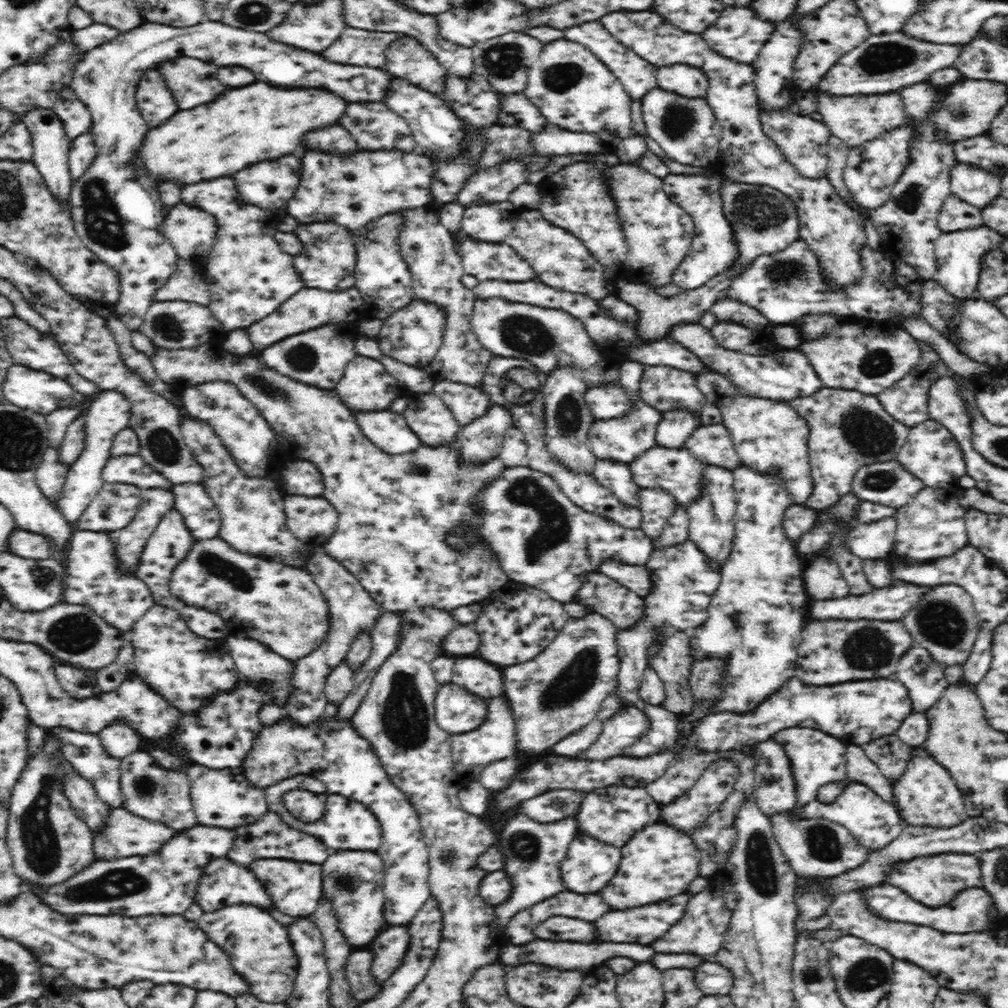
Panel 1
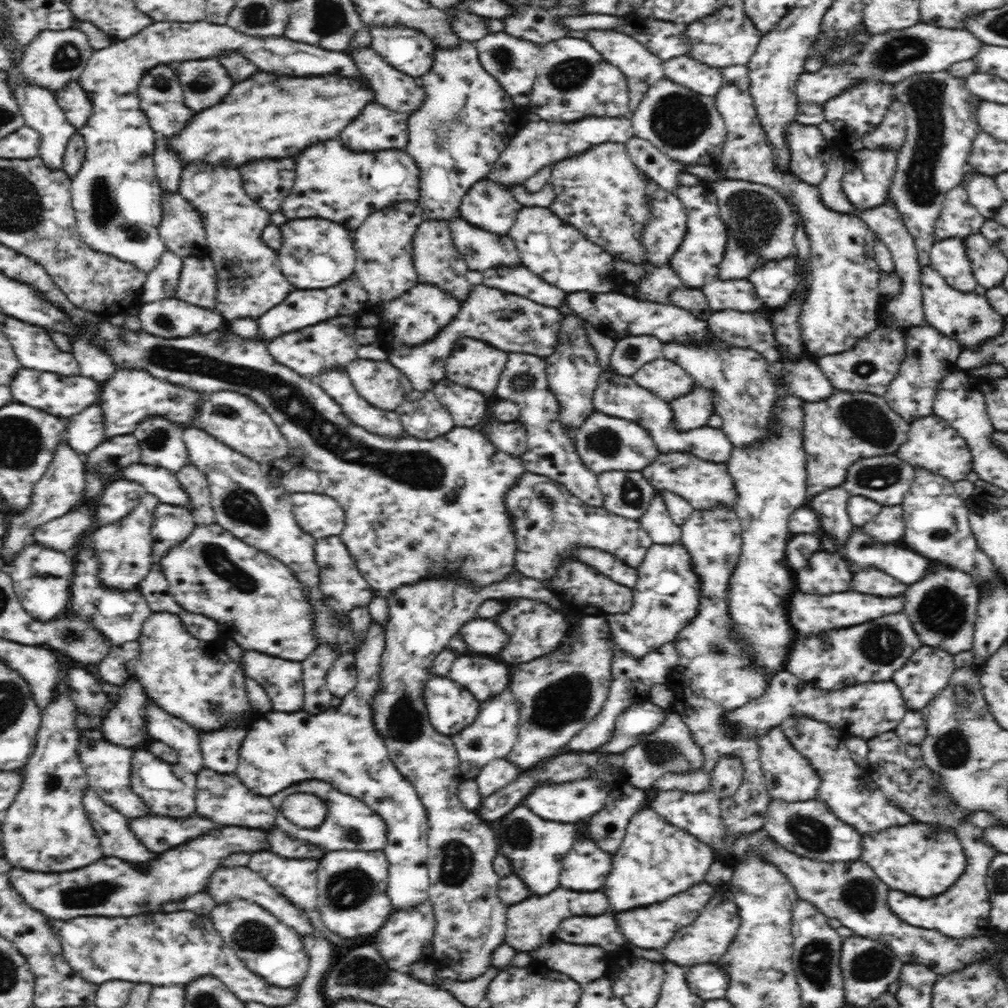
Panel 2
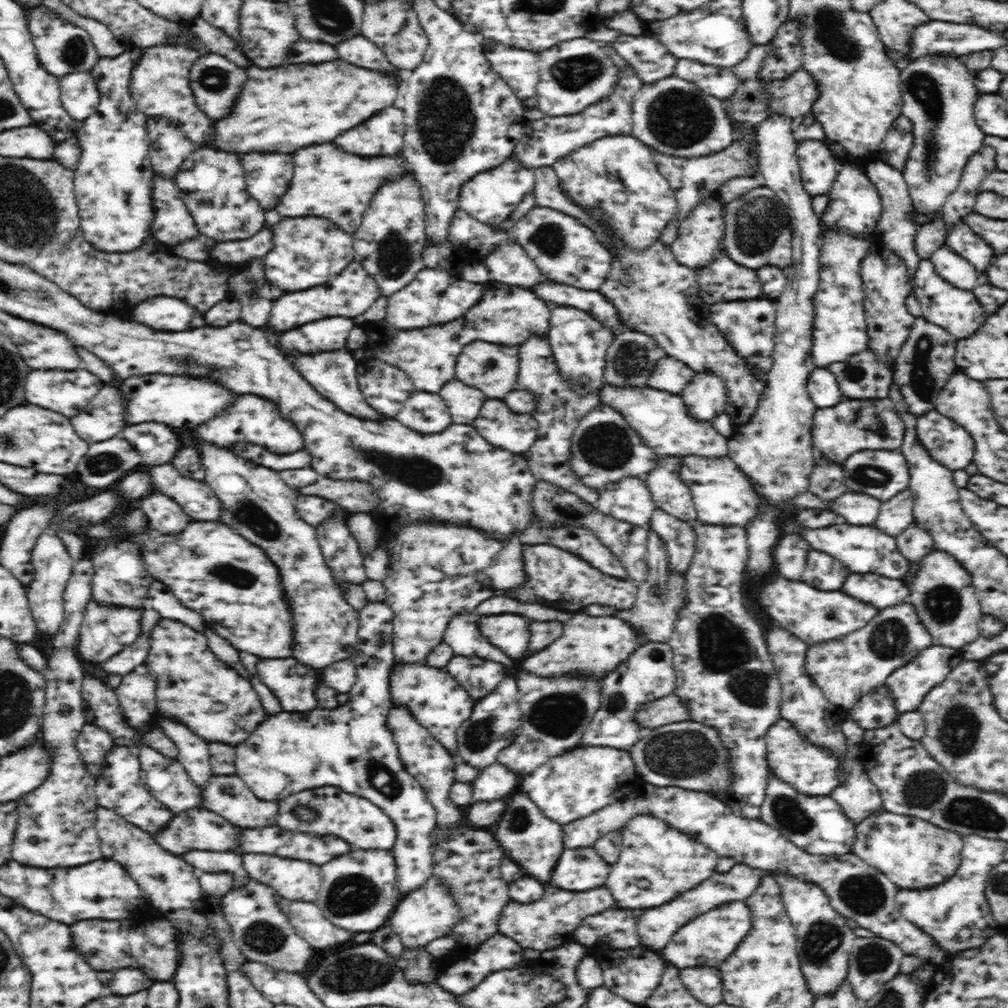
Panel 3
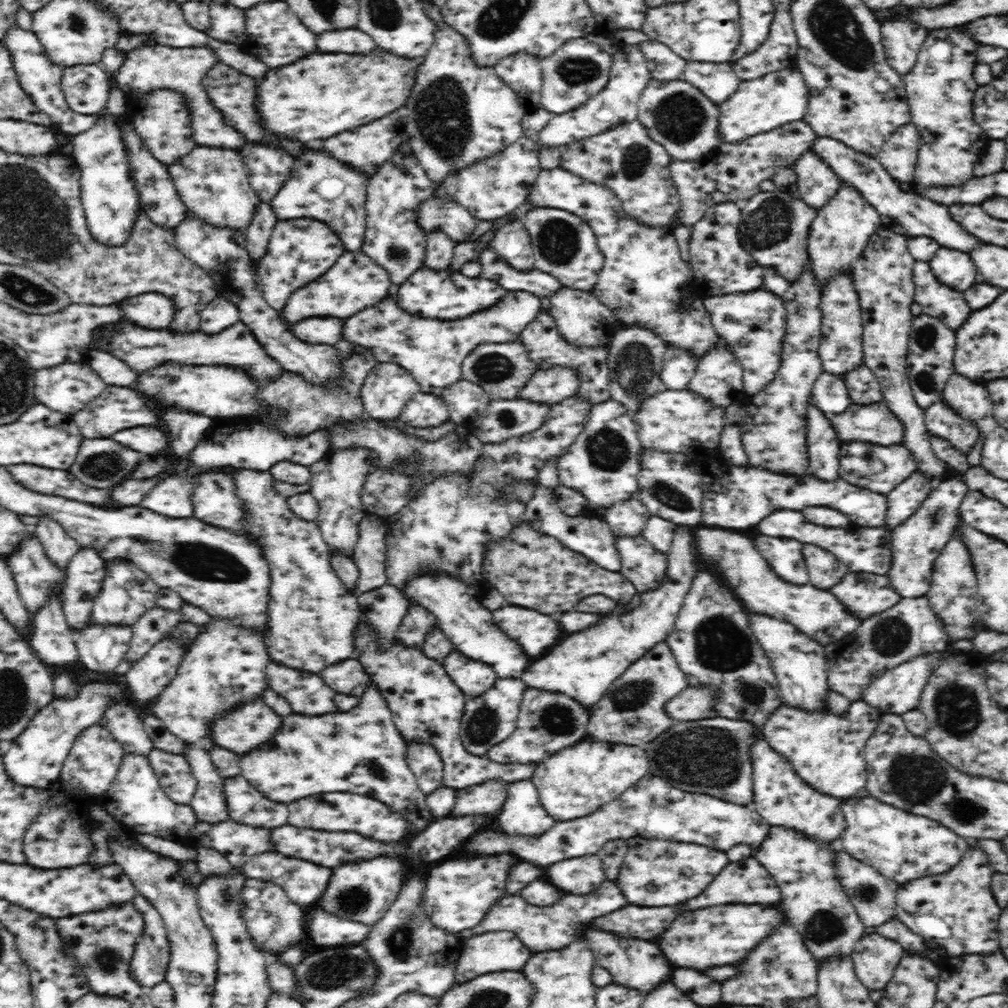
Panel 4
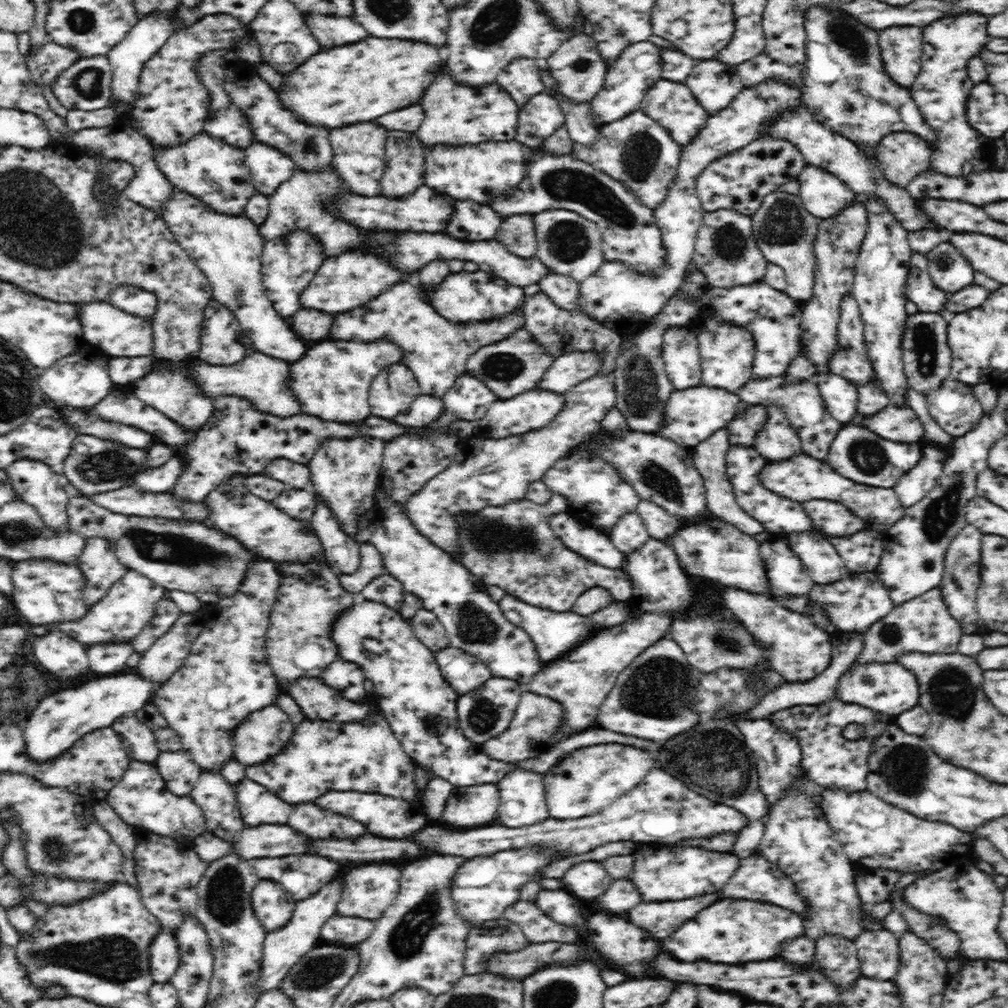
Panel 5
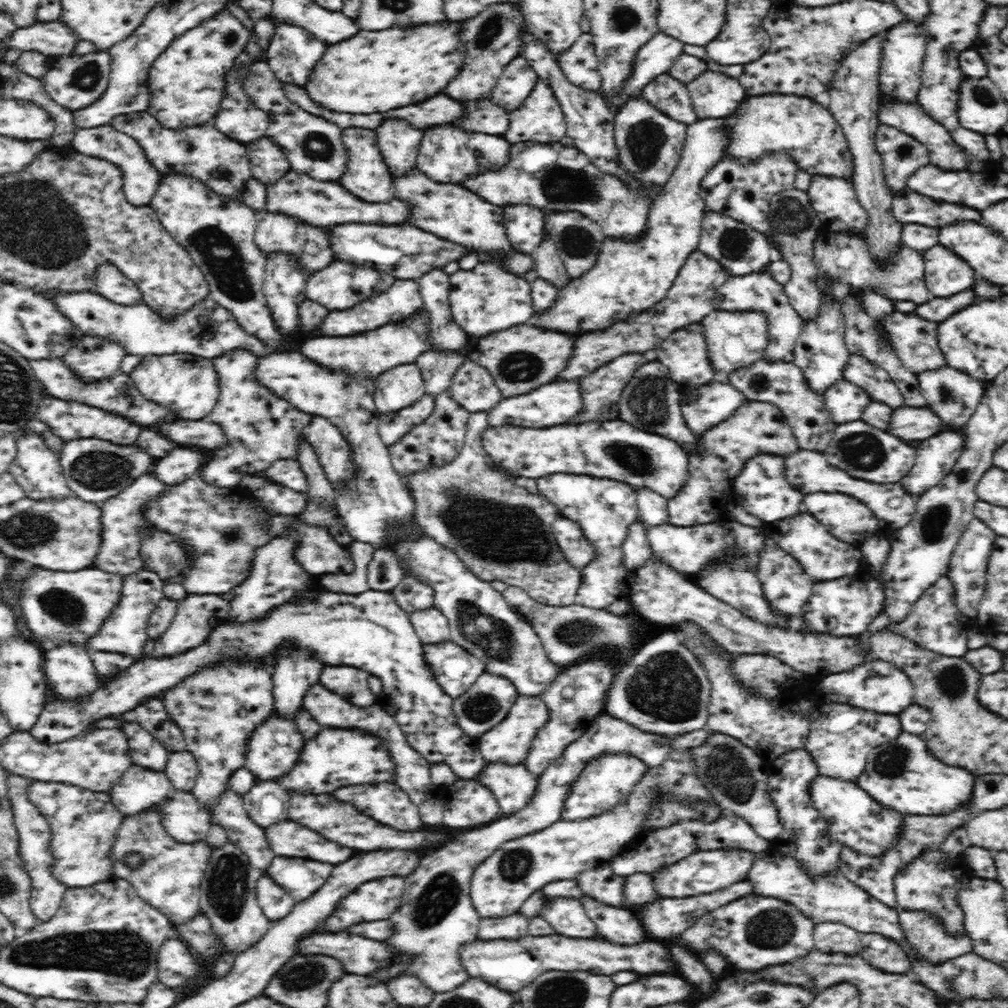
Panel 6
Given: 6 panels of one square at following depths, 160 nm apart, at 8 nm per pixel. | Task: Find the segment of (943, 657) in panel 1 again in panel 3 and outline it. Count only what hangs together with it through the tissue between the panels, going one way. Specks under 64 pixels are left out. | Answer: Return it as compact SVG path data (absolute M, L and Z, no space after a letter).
M934 550L922 560L909 584L909 602L932 637L932 644L961 649L980 637L978 619L983 615L970 573L954 555Z

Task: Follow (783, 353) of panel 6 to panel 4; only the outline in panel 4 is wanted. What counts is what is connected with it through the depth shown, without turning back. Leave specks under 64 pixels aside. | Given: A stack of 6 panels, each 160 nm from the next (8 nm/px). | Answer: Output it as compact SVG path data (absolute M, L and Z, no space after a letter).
M761 288L754 291L706 297L702 301L702 304L709 314L715 332L728 345L737 361L742 365L743 391L751 396L762 392L766 388L766 385L776 376L781 365L781 350L783 345L781 342L784 335L786 335L786 324L788 324L788 314L784 300L776 294Z

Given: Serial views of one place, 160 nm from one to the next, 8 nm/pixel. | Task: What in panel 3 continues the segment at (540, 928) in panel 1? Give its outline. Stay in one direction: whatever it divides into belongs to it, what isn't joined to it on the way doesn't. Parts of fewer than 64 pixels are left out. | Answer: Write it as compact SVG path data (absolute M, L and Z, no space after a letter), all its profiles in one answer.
M608 910L598 916L584 918L582 926L578 926L578 930L574 932L574 940L584 946L592 946L596 942L608 942L614 948L634 948L640 944L638 936L636 936L636 928L634 928L638 916L640 916L638 910Z

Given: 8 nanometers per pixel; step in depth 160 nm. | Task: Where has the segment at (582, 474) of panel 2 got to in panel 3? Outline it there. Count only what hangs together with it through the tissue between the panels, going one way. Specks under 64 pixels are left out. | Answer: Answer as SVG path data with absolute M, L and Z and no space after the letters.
M532 336L518 347L520 372L518 372L514 391L526 391L534 395L535 409L531 412L539 424L537 440L527 450L527 463L537 481L550 482L568 492L577 494L582 500L591 505L600 496L594 488L580 483L572 465L570 465L570 446L573 432L578 428L578 423L593 408L600 405L600 390L592 395L582 396L574 391L573 382L566 380L557 369L548 337Z

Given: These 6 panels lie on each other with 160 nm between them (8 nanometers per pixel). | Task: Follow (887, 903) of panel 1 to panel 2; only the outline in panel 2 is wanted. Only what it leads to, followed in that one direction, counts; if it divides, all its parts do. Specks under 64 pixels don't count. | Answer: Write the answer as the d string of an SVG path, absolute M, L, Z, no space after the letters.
M962 823L955 828L966 855L965 874L950 886L946 892L932 898L918 898L899 890L888 893L887 903L894 914L912 926L938 930L947 937L968 938L992 934L996 930L990 922L991 902L987 891L988 872L997 850L985 842L983 829L970 823Z

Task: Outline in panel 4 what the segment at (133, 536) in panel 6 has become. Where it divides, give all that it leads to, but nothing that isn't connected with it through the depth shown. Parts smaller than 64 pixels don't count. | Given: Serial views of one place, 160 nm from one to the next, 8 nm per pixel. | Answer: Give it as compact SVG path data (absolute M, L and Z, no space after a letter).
M79 548L78 552L70 559L65 568L66 576L62 584L61 594L63 611L67 625L72 631L80 632L92 612L95 598L101 591L101 586L106 576L106 560L104 560L93 548Z

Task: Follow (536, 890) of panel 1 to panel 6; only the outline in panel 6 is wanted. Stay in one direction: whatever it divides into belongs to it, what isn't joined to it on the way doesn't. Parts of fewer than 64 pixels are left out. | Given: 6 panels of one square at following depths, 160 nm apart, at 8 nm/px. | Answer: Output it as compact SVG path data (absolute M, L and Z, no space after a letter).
M488 763L481 773L480 782L494 792L504 814L516 814L530 805L539 778L526 766Z

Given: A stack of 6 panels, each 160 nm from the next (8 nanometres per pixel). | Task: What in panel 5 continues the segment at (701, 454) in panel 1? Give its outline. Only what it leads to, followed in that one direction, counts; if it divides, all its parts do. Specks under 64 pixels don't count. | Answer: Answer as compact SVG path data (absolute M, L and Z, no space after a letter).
M695 385L685 390L675 390L665 404L665 419L655 433L662 438L669 438L682 446L692 448L704 442L717 430L726 427L726 424L736 416L740 401L738 394L712 386Z

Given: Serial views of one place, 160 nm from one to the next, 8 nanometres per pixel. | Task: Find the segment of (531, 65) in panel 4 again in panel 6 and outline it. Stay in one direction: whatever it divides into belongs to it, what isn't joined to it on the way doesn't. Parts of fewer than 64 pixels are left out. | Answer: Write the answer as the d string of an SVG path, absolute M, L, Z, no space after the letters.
M521 55L506 65L492 89L490 99L508 112L516 110L530 96L539 76Z

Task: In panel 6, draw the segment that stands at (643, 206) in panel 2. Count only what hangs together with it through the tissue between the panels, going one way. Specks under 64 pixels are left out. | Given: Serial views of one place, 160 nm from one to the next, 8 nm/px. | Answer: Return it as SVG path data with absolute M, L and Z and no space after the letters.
M642 95L630 98L615 111L614 138L618 162L637 182L662 187L668 182L681 157L687 125L666 116Z

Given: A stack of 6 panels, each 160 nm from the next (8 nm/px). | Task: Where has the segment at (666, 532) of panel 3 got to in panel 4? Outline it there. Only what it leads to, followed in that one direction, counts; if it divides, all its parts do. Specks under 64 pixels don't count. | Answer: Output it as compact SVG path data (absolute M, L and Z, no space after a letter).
M677 525L674 540L667 552L665 579L655 590L635 594L630 602L617 604L611 613L582 632L568 634L544 658L532 662L522 676L526 686L549 693L568 695L592 708L612 684L633 662L642 658L673 631L677 614L700 564L694 550L695 532L689 526Z

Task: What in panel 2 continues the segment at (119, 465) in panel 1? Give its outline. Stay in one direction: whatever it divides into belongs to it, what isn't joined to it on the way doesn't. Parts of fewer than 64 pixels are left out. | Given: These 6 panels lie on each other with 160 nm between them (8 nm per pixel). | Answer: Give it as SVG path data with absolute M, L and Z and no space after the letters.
M146 463L134 464L134 466L126 466L126 470L122 470L120 478L142 485L148 493L158 496L161 503L178 505L191 510L188 494L182 490L176 474L172 474L170 470L146 466Z

